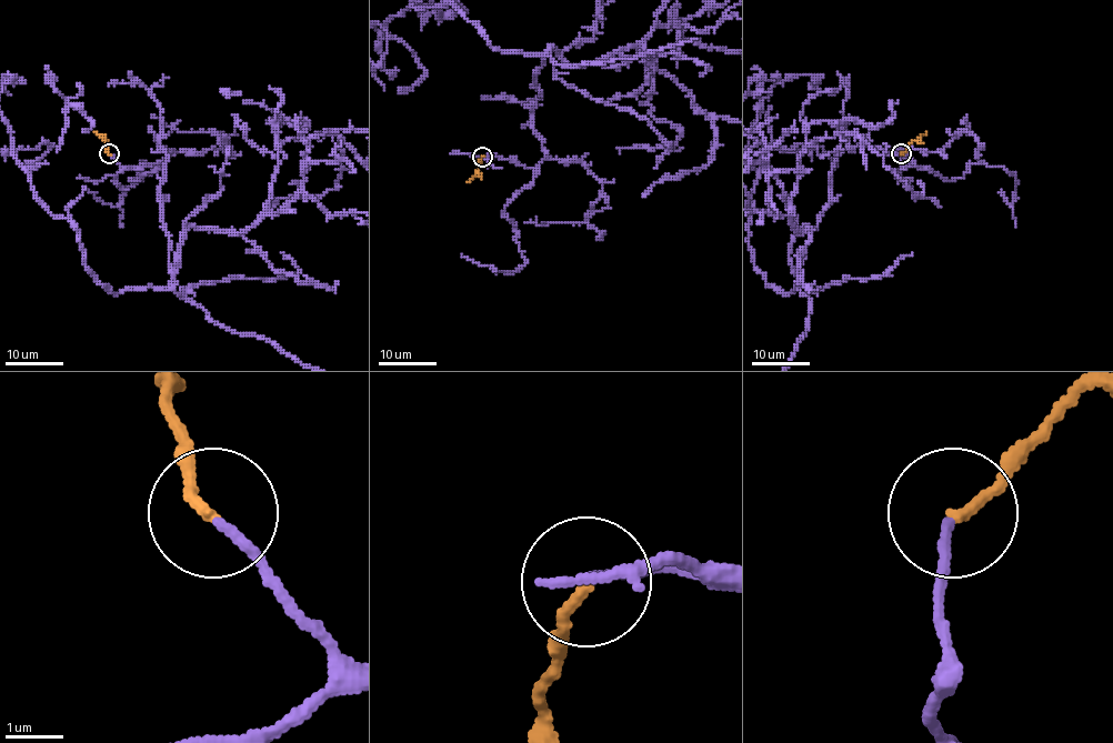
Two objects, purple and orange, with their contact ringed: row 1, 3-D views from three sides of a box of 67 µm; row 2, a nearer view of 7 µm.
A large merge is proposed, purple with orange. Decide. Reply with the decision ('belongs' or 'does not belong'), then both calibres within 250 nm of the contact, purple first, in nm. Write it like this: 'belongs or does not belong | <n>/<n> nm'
belongs | 150/170 nm

